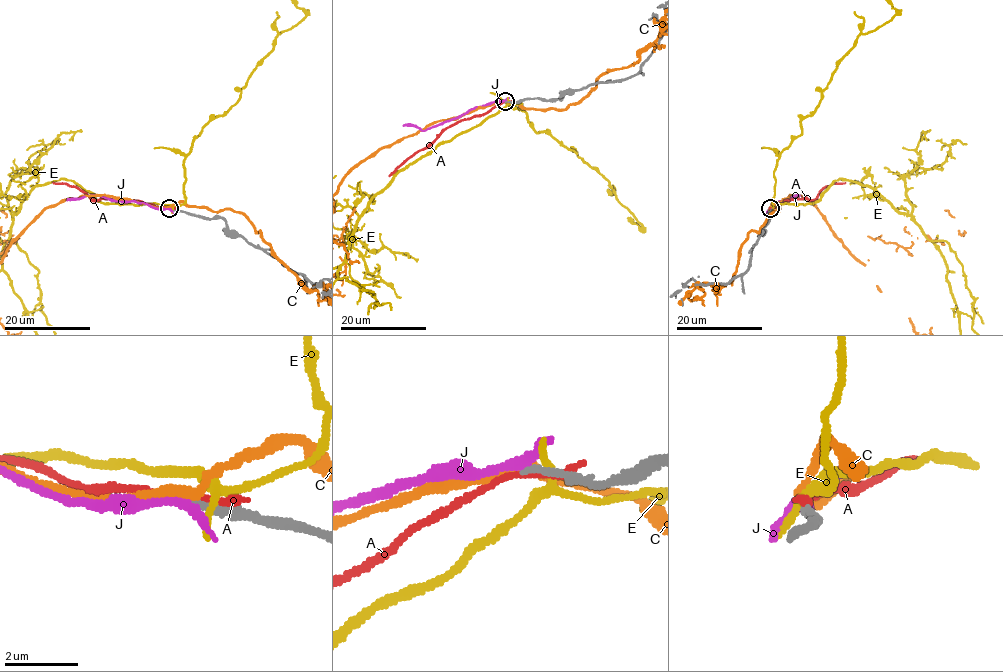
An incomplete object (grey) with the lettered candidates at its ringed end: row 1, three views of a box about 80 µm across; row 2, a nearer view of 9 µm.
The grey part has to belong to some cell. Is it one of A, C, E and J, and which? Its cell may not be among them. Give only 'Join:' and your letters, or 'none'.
Join: none

